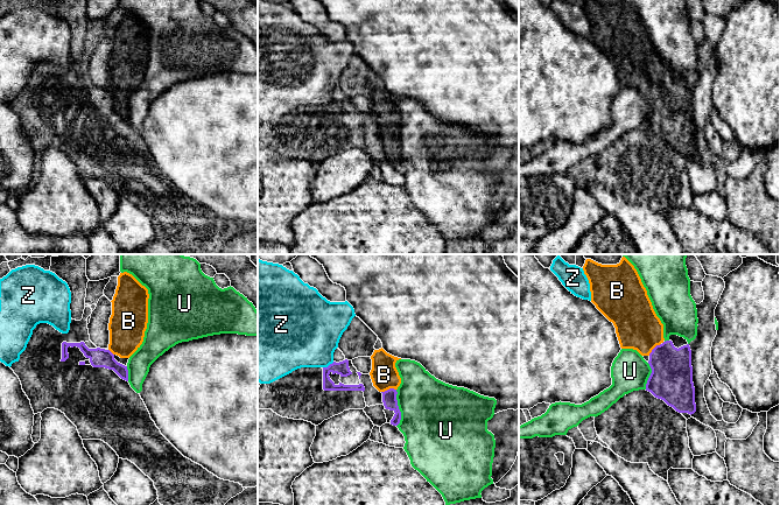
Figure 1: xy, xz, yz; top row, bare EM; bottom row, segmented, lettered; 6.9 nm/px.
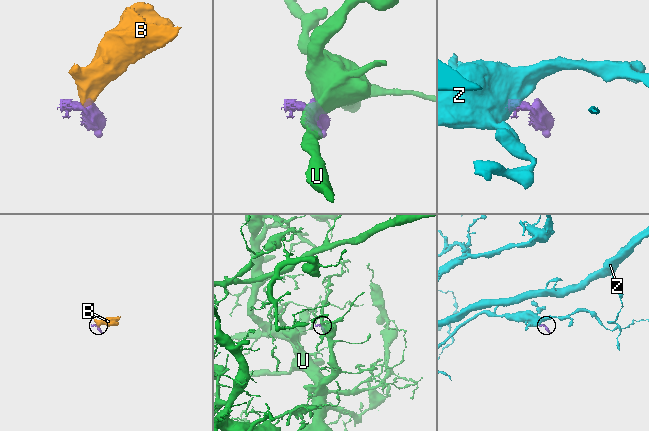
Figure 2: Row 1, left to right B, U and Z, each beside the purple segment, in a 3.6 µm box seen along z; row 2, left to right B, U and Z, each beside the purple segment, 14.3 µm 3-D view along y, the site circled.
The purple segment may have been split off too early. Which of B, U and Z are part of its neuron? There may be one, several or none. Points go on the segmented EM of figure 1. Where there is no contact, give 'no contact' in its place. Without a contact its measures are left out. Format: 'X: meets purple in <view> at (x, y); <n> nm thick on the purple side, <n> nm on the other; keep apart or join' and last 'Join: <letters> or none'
B: meets purple in xz at (390, 388); 100 nm thick on the purple side, 190 nm on the other; join
U: meets purple in xz at (398, 408); 100 nm thick on the purple side, 440 nm on the other; keep apart
Z: meets purple in xz at (329, 365); 90 nm thick on the purple side, 420 nm on the other; keep apart
Join: B

